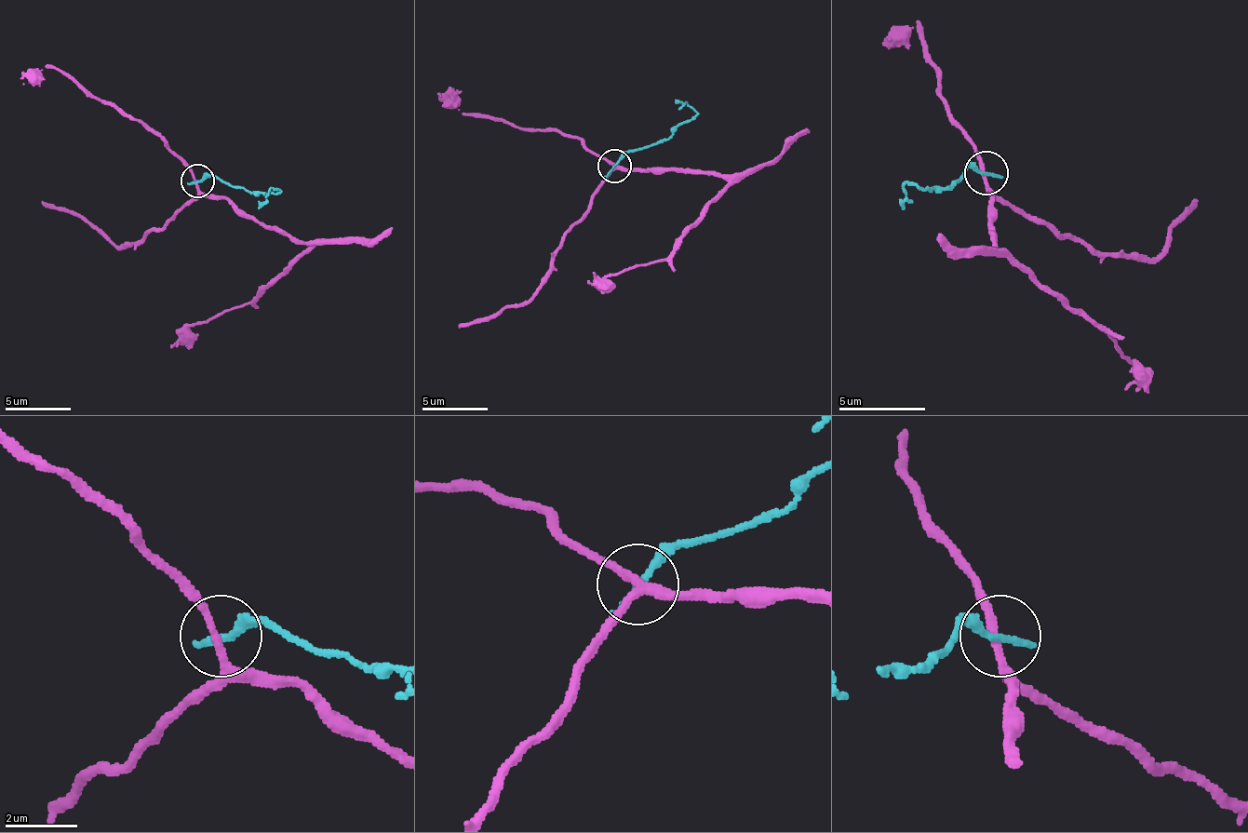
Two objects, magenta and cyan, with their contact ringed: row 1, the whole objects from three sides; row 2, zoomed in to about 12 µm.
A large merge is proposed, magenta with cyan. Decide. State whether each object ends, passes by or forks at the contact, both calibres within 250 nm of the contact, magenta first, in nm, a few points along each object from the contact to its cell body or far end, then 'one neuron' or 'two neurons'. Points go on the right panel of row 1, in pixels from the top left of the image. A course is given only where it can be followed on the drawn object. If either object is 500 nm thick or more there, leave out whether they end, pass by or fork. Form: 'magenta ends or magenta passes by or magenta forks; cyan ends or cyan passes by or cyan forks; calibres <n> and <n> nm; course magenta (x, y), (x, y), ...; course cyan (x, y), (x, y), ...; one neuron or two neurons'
magenta passes by; cyan ends; calibres 200 and 260 nm; course magenta (987, 173), (987, 186), (991, 191), (991, 243), (1009, 260), (1108, 334), (1125, 356), (1134, 390); course cyan (987, 173), (965, 169), (952, 186), (905, 186), (901, 208); two neurons

